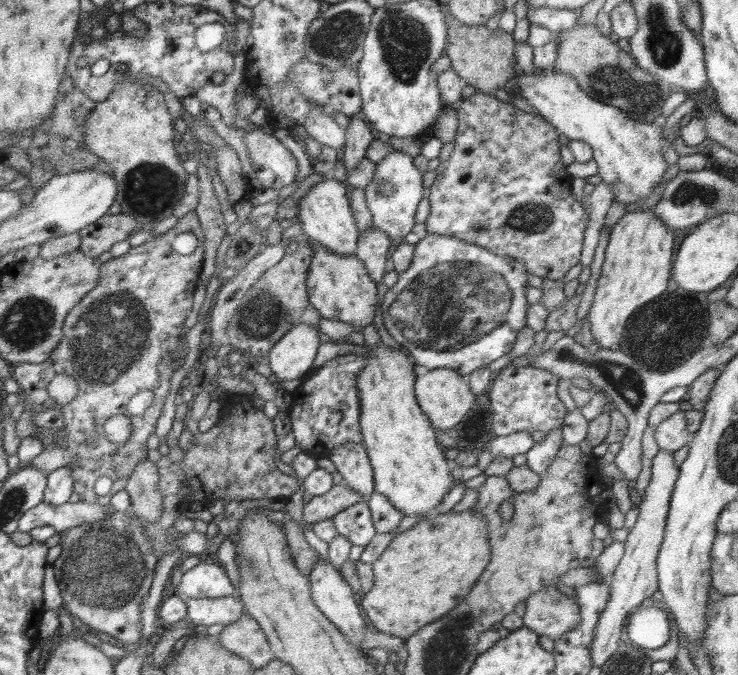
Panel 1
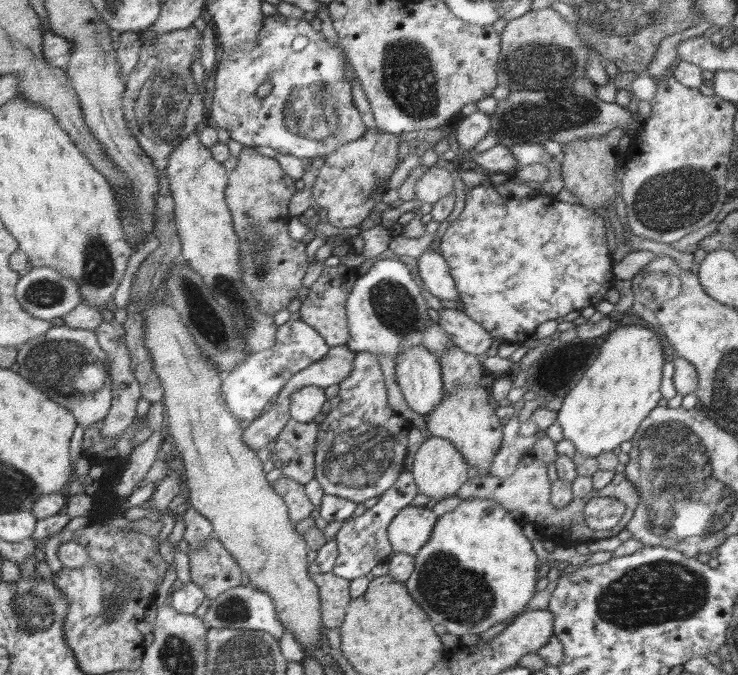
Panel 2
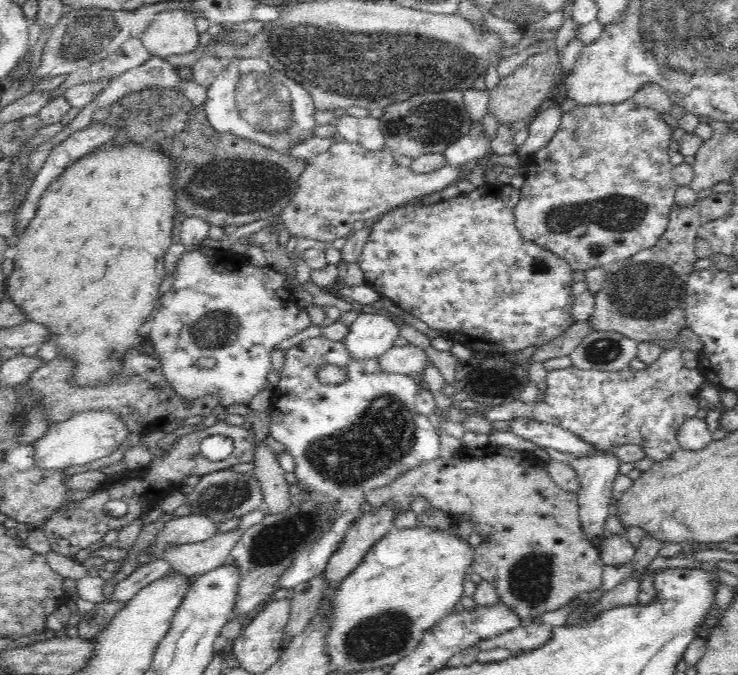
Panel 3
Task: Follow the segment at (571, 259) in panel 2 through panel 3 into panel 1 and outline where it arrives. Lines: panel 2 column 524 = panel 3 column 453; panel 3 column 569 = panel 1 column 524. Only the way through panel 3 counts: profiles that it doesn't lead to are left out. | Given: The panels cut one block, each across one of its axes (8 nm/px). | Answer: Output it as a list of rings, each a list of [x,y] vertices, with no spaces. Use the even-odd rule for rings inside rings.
[[[427,232],[426,236],[415,244],[411,268],[406,273],[399,274],[397,282],[385,293],[384,300],[379,308],[382,311],[382,318],[386,330],[388,330],[388,333],[401,346],[405,346],[410,351],[409,354],[414,357],[416,365],[426,366],[429,370],[452,368],[452,370],[456,370],[458,374],[462,374],[464,378],[467,378],[474,370],[489,366],[491,362],[508,355],[513,349],[518,332],[520,332],[522,328],[526,328],[526,310],[528,310],[529,304],[526,299],[526,288],[530,286],[530,282],[528,282],[528,275],[530,274],[524,262],[519,262],[518,259],[492,254],[492,251],[488,251],[488,249],[484,247],[460,240],[456,237]]]

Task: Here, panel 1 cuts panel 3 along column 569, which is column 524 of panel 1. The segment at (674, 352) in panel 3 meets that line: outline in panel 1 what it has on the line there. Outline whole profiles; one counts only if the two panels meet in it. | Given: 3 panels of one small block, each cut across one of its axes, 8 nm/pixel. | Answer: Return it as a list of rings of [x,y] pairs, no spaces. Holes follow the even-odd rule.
[[[508,364],[496,374],[490,385],[493,436],[506,436],[516,431],[528,431],[535,443],[540,443],[552,430],[561,428],[567,409],[560,400],[557,387],[558,375],[540,367]]]

